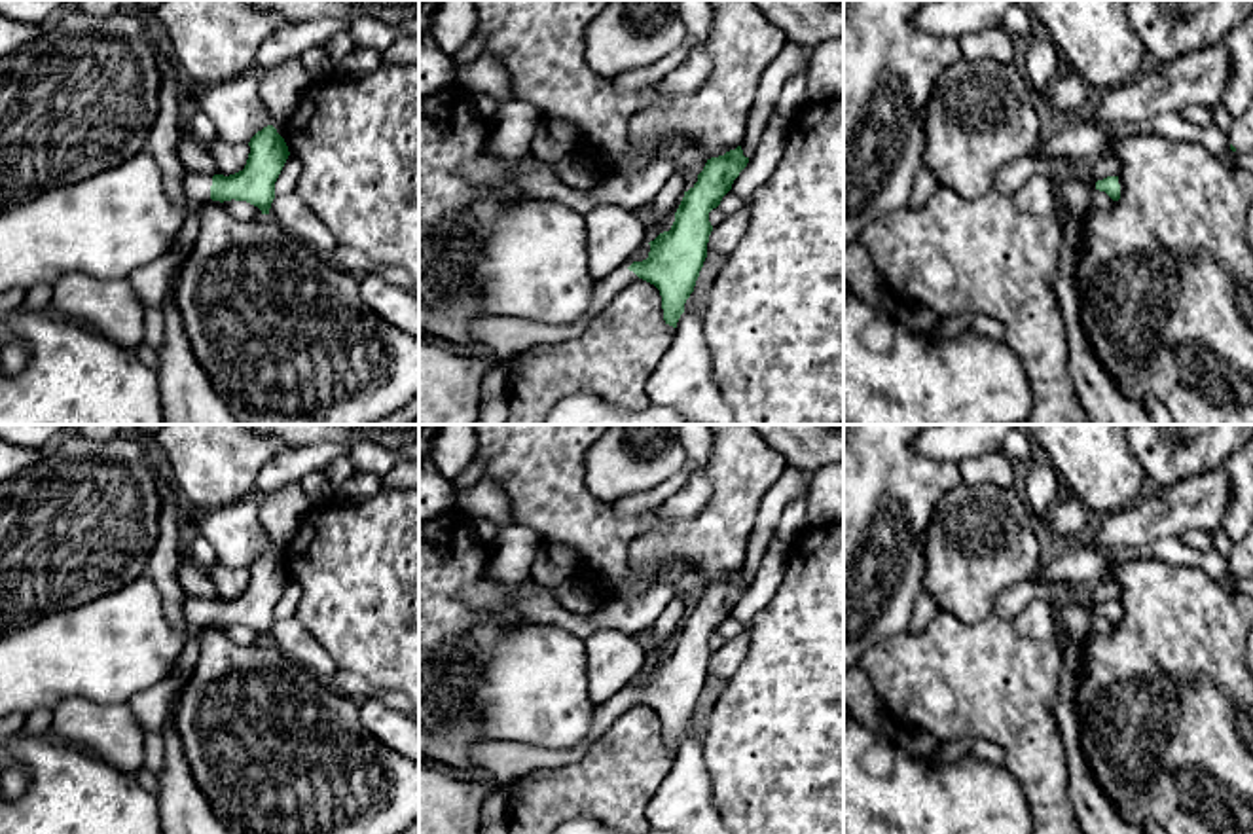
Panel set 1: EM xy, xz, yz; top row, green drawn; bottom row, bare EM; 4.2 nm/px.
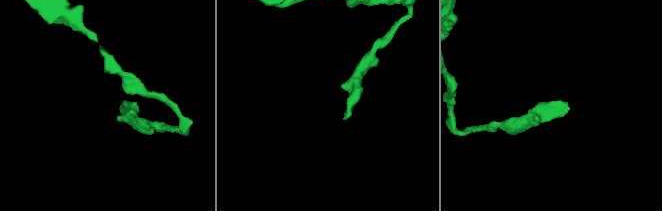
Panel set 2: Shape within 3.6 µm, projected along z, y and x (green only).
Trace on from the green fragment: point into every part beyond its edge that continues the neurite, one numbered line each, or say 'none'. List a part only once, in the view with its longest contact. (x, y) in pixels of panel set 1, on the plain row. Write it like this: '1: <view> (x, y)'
1: xy (198, 611)
2: yz (1240, 560)

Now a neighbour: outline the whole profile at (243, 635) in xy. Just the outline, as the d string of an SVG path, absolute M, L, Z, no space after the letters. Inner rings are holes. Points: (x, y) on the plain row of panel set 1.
M224 626L222 627L226 631L226 635L235 643L235 644L241 644L241 646L250 646L250 644L256 644L262 639L262 635L246 626Z

